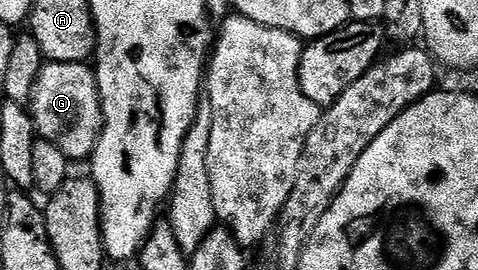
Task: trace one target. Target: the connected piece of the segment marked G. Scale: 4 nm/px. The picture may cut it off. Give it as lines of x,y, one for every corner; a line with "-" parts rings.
45,63
34,86
30,113
39,139
54,142
54,146
58,146
58,150
62,150
69,161
87,161
104,129
104,111
100,105
95,71
87,63

